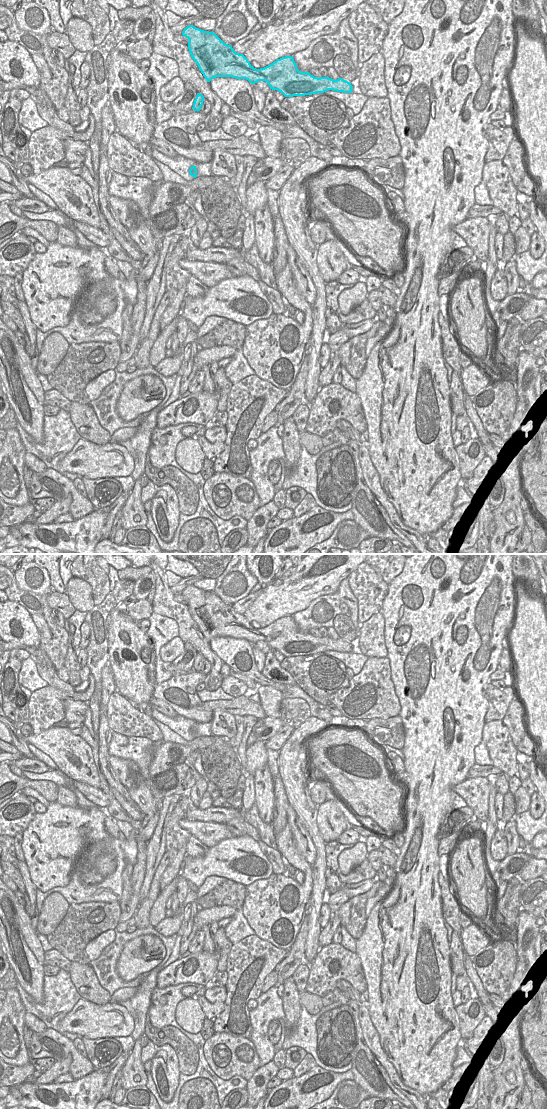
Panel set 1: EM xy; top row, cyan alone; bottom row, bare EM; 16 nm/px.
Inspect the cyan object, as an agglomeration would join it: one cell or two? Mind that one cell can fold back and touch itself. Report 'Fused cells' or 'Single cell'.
Single cell.

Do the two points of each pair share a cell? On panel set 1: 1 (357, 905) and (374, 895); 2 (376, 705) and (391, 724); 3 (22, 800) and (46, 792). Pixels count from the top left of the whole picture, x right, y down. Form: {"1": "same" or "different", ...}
{"1": "different", "2": "different", "3": "different"}

